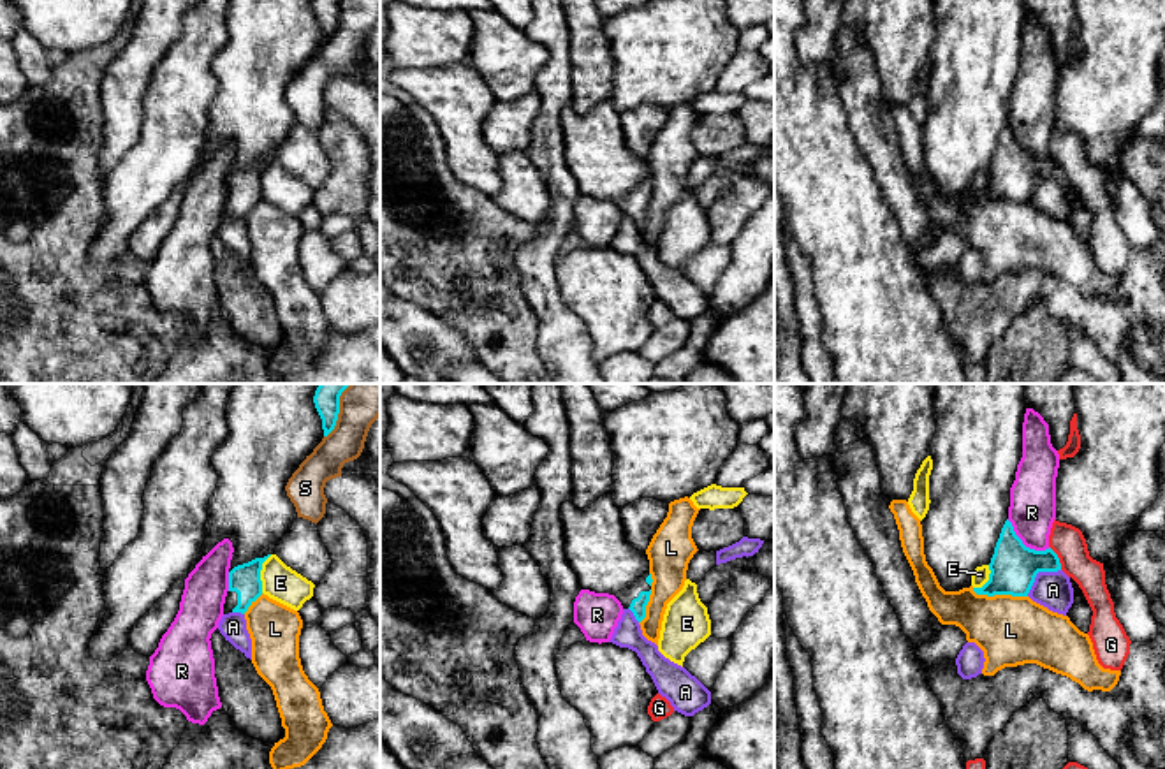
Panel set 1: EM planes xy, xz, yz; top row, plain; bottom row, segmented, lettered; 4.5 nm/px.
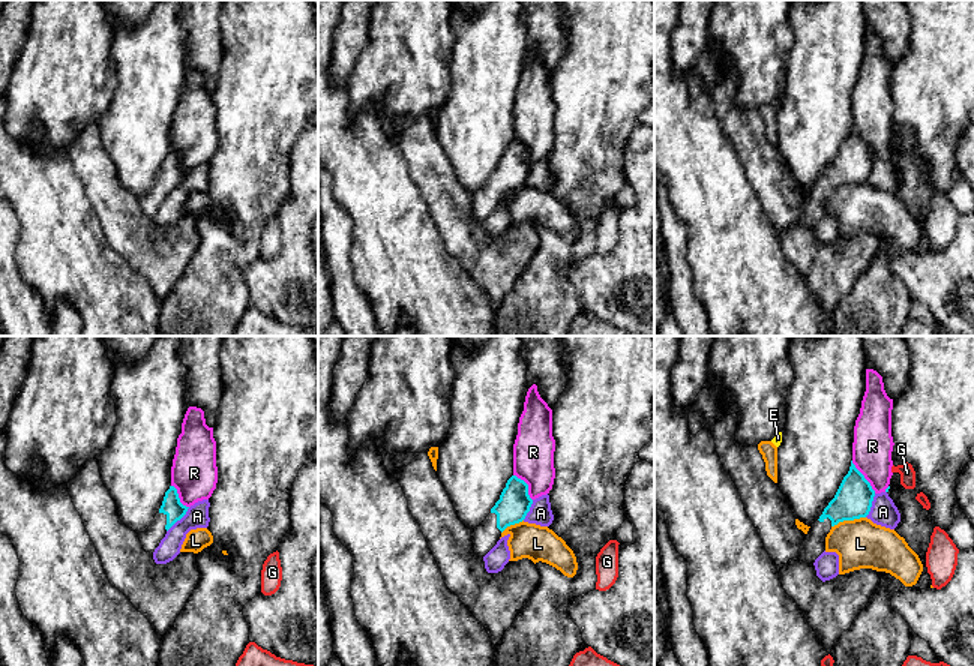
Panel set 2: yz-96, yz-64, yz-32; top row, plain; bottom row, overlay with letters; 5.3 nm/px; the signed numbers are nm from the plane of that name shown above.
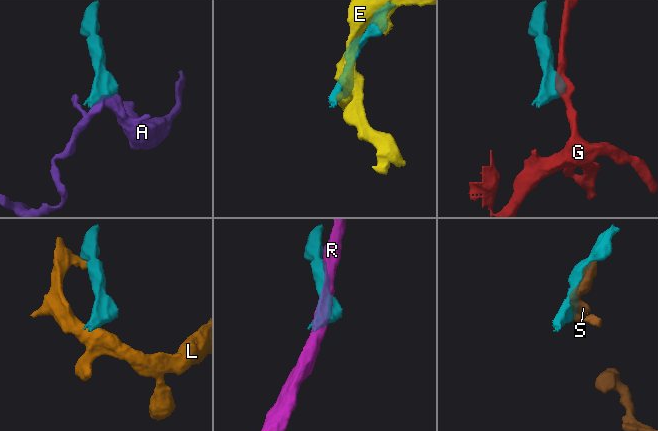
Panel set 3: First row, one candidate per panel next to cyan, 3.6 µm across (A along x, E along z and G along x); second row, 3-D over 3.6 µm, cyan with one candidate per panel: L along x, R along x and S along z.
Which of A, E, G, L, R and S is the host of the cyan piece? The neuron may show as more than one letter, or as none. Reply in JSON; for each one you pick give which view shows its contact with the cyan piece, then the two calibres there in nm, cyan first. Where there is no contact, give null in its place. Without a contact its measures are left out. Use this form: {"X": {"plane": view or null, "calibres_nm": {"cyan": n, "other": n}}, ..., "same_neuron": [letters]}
{"same_neuron": []}

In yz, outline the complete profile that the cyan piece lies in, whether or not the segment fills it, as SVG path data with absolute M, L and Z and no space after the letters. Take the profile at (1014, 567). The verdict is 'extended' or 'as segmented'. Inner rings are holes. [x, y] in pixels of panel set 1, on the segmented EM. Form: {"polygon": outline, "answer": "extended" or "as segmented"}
{"polygon": "M1007 519L996 542L989 570L989 581L982 588L973 588L977 595L1028 597L1037 574L1058 572L1061 570L1061 563L1051 547L1045 551L1026 547Z", "answer": "as segmented"}

